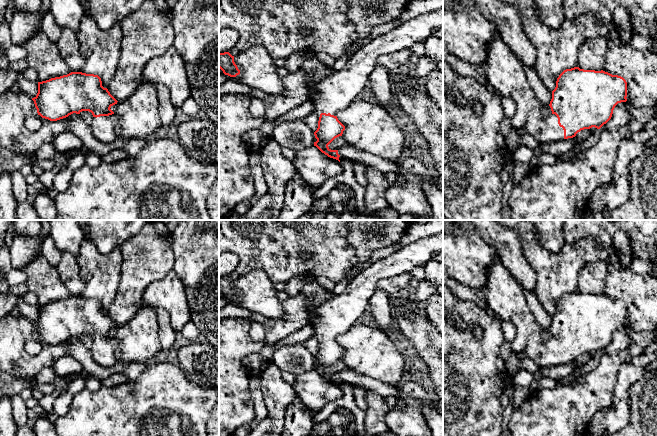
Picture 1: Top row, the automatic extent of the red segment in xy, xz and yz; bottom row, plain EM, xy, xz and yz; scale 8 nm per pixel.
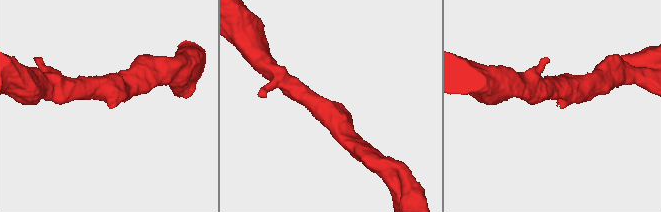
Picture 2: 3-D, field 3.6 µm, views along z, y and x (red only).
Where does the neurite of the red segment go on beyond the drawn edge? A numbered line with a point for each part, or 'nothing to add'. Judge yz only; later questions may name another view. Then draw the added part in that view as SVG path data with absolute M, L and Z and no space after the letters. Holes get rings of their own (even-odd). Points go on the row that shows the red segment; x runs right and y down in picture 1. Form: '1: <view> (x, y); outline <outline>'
1: yz (546, 129); outline M539 107L529 114L524 130L540 144L564 140L564 130L559 126L557 116L543 117Z

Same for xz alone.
1: xz (334, 93); outline M443 8L416 16L364 44L349 57L343 69L317 83L310 97L317 117L321 113L337 116L356 100L368 87L369 75L379 56L411 48L440 28L443 28Z

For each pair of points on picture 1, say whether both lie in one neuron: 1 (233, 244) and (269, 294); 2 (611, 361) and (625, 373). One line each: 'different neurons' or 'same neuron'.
1: different neurons
2: different neurons

